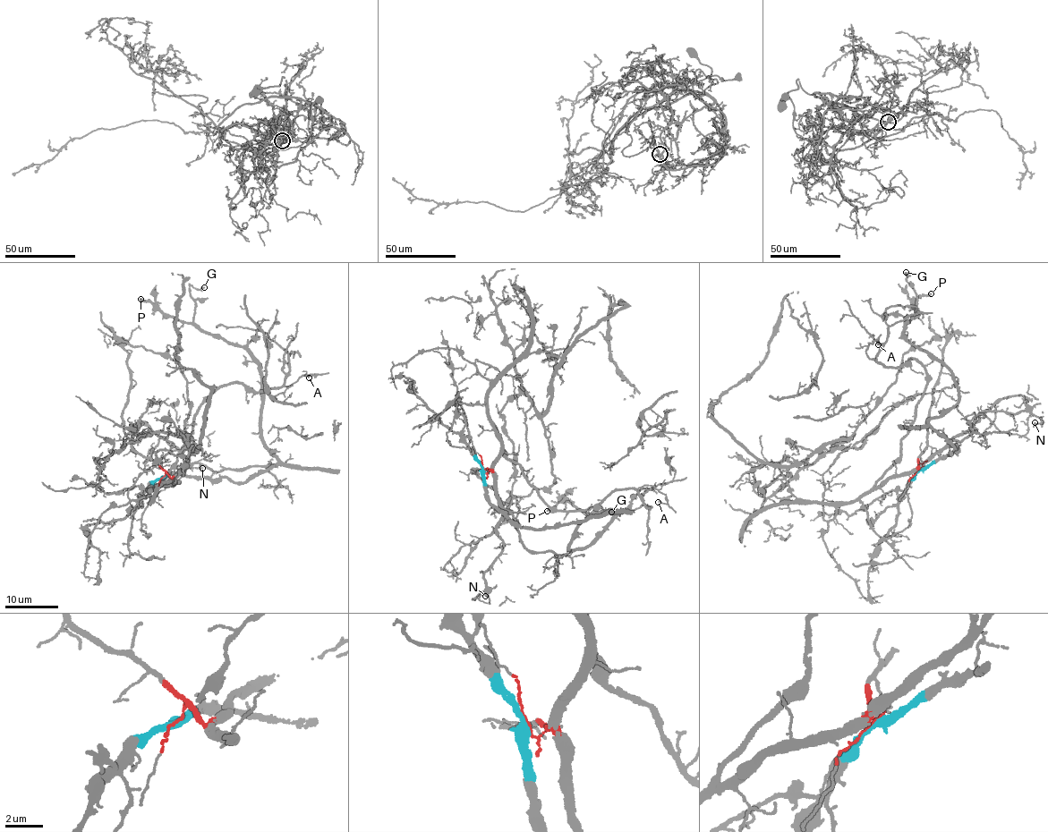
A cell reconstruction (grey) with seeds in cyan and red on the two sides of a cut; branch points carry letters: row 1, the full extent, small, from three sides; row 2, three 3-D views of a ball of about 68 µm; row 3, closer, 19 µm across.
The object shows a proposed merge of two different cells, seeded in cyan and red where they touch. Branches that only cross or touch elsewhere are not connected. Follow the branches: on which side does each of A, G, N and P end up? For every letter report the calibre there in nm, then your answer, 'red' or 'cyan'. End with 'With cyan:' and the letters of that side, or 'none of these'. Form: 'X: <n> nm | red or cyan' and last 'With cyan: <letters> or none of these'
A: 130 nm | red
G: 160 nm | cyan
N: 170 nm | red
P: 260 nm | cyan
With cyan: G, P

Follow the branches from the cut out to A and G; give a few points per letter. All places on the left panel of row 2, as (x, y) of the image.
A: (162, 478), (177, 483), (162, 483), (198, 407), (220, 386), (237, 382), (257, 392), (316, 373), (308, 377)
G: (162, 478), (235, 483), (277, 461), (261, 436), (258, 363), (193, 321), (190, 286), (204, 286)

